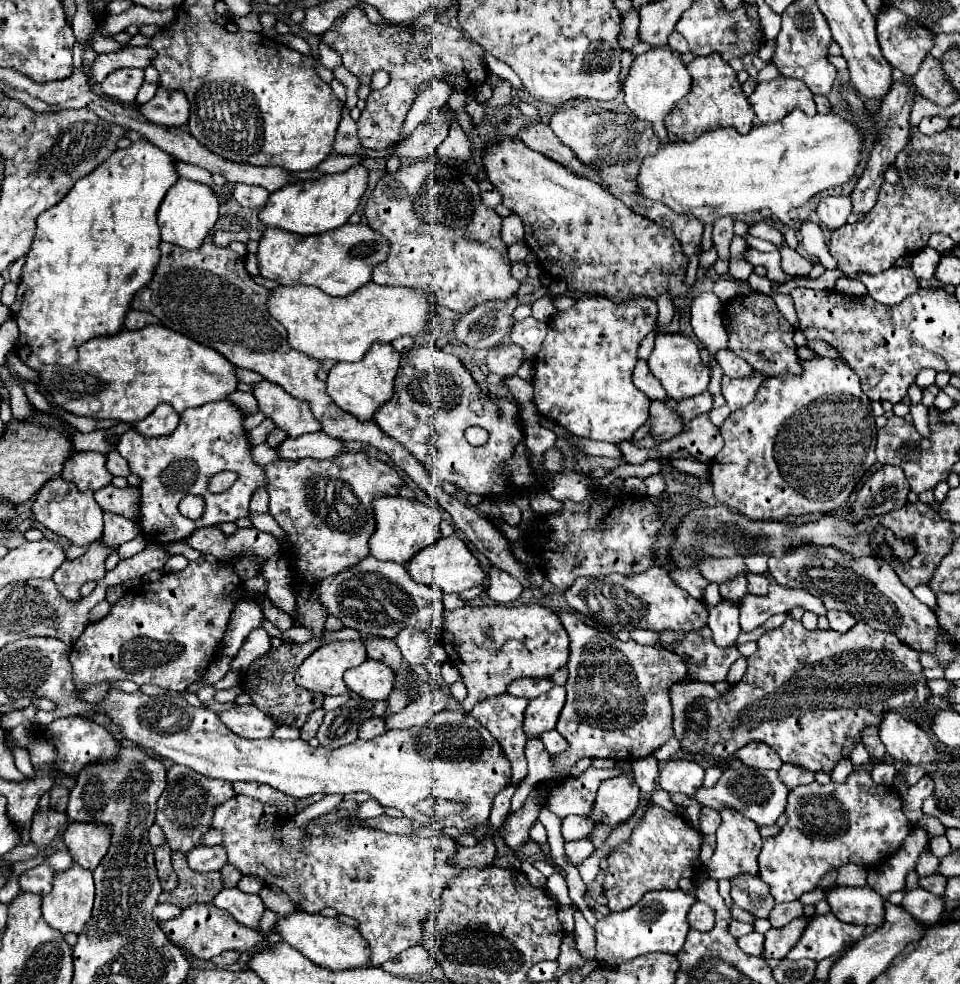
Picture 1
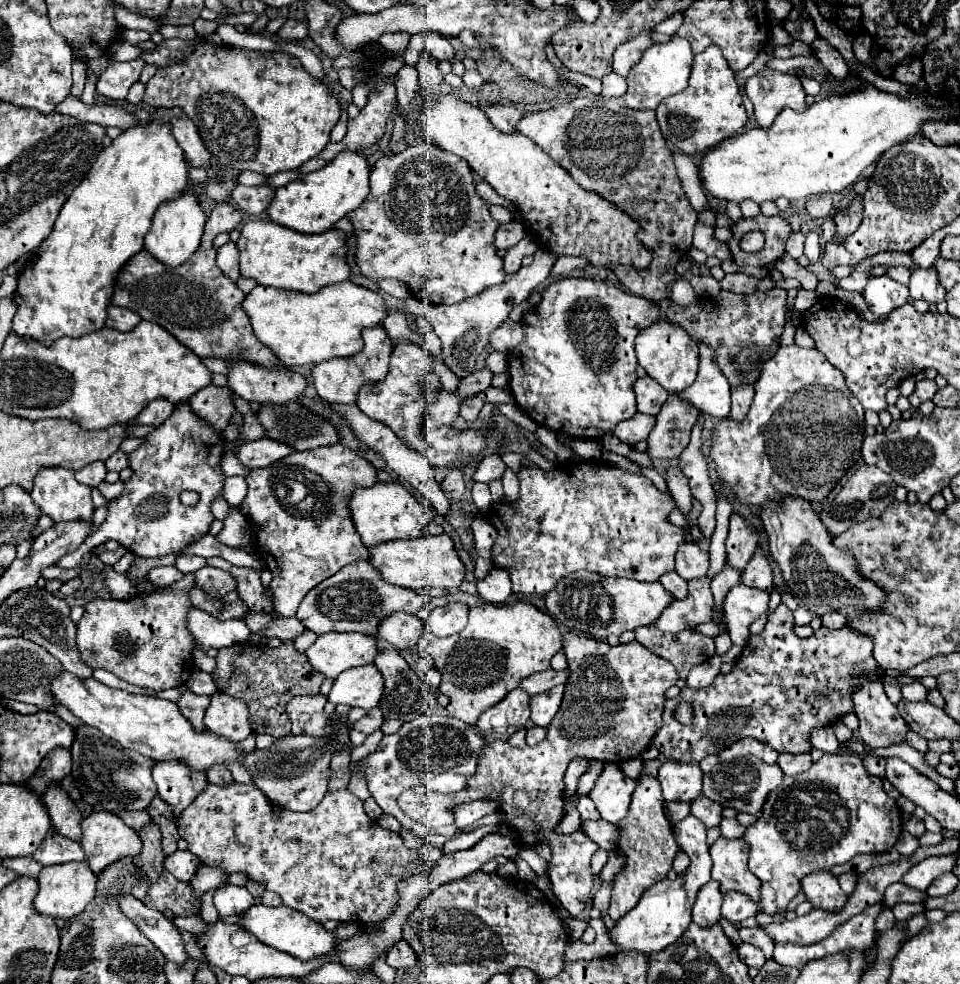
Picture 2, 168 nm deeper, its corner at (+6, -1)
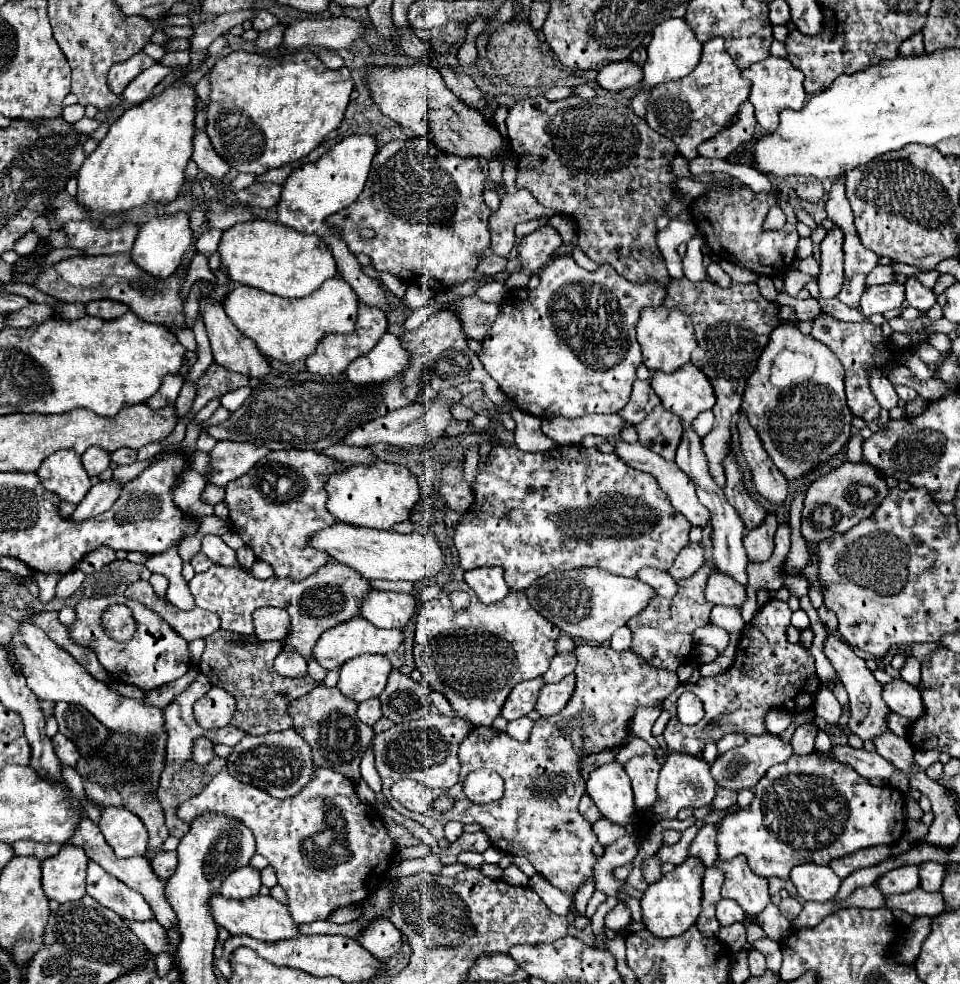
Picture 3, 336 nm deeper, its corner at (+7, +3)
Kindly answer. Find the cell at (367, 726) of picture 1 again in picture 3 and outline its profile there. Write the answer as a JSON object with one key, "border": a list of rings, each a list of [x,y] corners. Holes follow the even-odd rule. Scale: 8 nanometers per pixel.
{"border":[[[369,699],[359,705],[357,709],[357,719],[365,725],[375,725],[375,721],[381,719],[381,703],[379,699]]]}

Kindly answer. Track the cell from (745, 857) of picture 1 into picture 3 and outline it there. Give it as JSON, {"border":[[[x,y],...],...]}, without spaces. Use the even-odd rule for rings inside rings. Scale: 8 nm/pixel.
{"border":[[[737,855],[729,861],[717,859],[715,869],[725,873],[725,883],[721,895],[727,899],[735,899],[747,913],[747,917],[755,917],[769,903],[767,879],[749,871],[745,855]]]}

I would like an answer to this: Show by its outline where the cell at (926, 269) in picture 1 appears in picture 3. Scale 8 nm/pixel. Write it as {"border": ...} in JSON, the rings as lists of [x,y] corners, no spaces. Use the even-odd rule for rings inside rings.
{"border":[[[877,265],[867,275],[867,285],[881,285],[881,283],[893,283],[895,281],[895,269],[891,265]]]}

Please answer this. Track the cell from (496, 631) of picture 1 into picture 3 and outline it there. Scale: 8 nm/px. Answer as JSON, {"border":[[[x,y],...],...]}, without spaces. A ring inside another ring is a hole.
{"border":[[[449,581],[445,583],[443,593],[433,601],[423,603],[417,613],[413,655],[415,655],[415,665],[423,671],[425,681],[431,685],[431,689],[447,697],[457,717],[467,719],[475,727],[491,727],[493,719],[499,715],[511,689],[517,683],[525,679],[535,679],[549,669],[551,659],[555,657],[555,641],[559,635],[561,631],[557,631],[553,623],[549,623],[531,607],[523,591],[509,591],[509,595],[503,601],[493,603],[493,605],[483,605],[477,599],[475,591],[465,581]],[[455,589],[463,589],[471,595],[471,605],[463,613],[451,611],[449,593]]]}

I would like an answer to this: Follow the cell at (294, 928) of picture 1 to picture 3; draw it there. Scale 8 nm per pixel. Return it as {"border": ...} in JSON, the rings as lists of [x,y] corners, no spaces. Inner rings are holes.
{"border":[[[215,895],[211,899],[211,911],[215,923],[225,927],[231,935],[249,935],[259,941],[285,941],[285,939],[301,937],[299,925],[293,921],[287,905],[275,901],[269,895],[267,897],[255,895],[255,899],[243,899],[243,901],[221,899],[221,895]]]}

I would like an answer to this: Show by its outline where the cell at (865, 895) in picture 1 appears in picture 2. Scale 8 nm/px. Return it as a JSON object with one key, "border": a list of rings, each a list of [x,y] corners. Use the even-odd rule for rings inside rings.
{"border":[[[814,871],[802,877],[800,889],[814,907],[824,911],[842,911],[846,905],[846,893],[840,889],[838,879],[830,871]]]}

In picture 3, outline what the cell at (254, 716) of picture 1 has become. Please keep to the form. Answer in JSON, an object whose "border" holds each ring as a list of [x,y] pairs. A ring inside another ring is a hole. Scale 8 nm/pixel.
{"border":[[[213,687],[203,699],[195,703],[195,719],[203,729],[221,729],[227,727],[237,711],[233,695],[221,687]]]}

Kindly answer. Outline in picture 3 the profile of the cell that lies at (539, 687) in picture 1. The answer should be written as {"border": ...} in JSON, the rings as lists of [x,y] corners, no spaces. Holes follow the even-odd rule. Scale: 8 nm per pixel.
{"border":[[[569,651],[569,653],[559,653],[553,657],[553,663],[549,667],[549,671],[543,675],[543,679],[547,683],[559,683],[565,675],[573,673],[577,661],[575,661],[575,655]]]}

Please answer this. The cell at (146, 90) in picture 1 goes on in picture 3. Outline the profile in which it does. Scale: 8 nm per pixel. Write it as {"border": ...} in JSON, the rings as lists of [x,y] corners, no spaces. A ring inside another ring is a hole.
{"border":[[[155,63],[153,67],[141,71],[141,73],[127,85],[127,89],[123,91],[123,99],[129,101],[131,105],[143,103],[143,101],[149,97],[149,93],[153,91],[153,87],[155,87],[169,71],[171,71],[171,69],[167,69],[167,67],[159,65],[159,63]]]}

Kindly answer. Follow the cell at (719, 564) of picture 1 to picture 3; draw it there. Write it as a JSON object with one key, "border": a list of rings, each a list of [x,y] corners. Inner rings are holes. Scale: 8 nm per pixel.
{"border":[[[689,543],[687,547],[681,549],[681,553],[677,555],[673,567],[669,569],[669,573],[675,577],[675,579],[685,579],[685,577],[691,577],[699,567],[701,563],[705,561],[703,557],[703,549],[699,543]]]}

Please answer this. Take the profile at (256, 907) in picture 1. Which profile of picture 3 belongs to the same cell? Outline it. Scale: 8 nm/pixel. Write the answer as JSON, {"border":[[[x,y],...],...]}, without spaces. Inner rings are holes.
{"border":[[[241,867],[223,881],[219,893],[225,899],[249,899],[259,893],[259,887],[261,887],[259,871],[251,867]]]}

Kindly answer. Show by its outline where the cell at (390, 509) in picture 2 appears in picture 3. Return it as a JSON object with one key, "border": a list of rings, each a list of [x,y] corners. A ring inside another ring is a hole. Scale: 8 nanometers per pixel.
{"border":[[[377,461],[369,467],[347,467],[341,475],[329,477],[325,489],[329,493],[327,507],[337,521],[379,531],[393,529],[393,525],[407,521],[419,503],[419,483],[413,473],[407,467],[385,461]]]}

